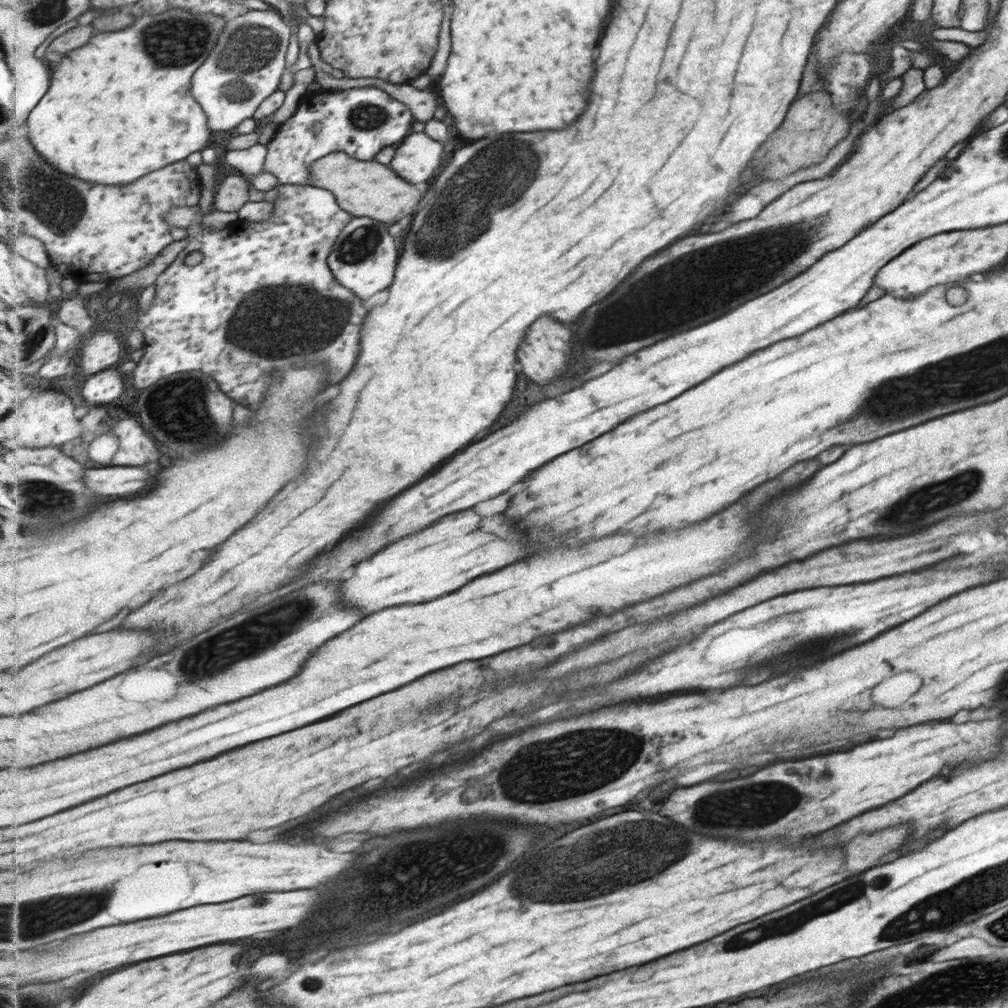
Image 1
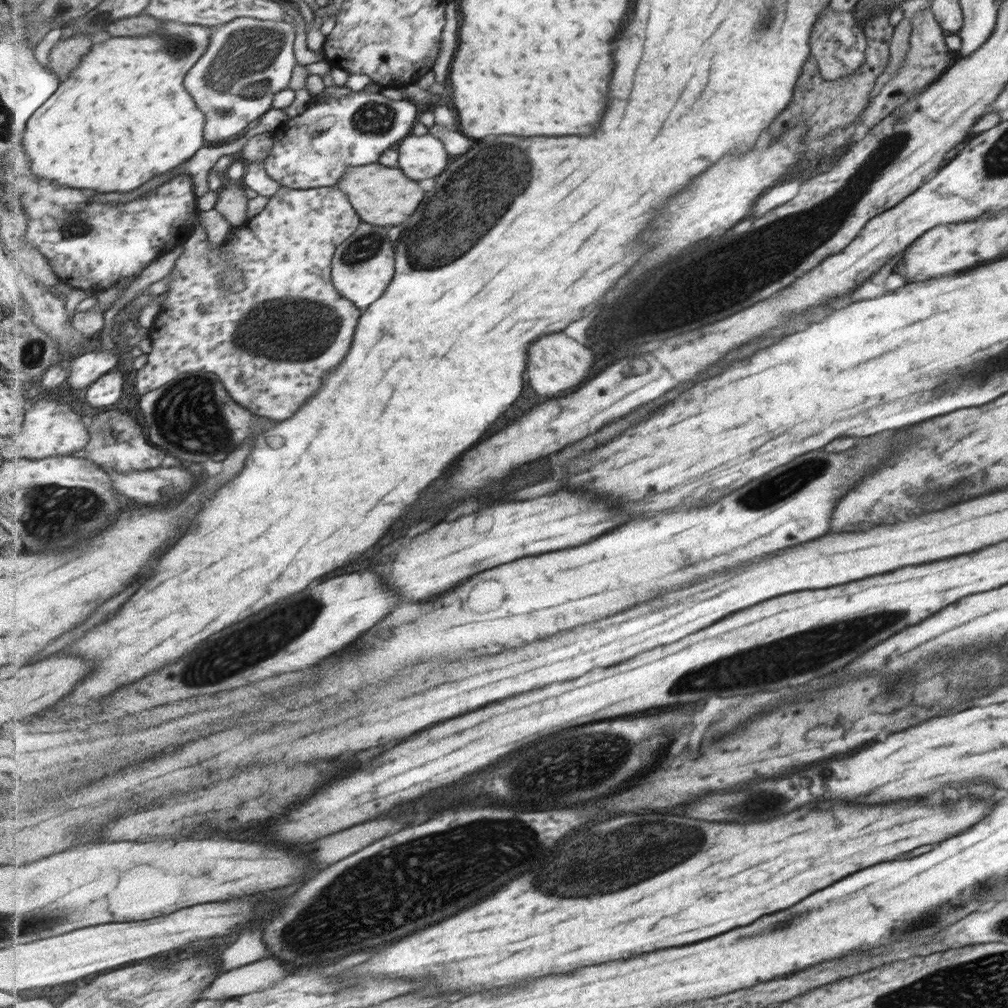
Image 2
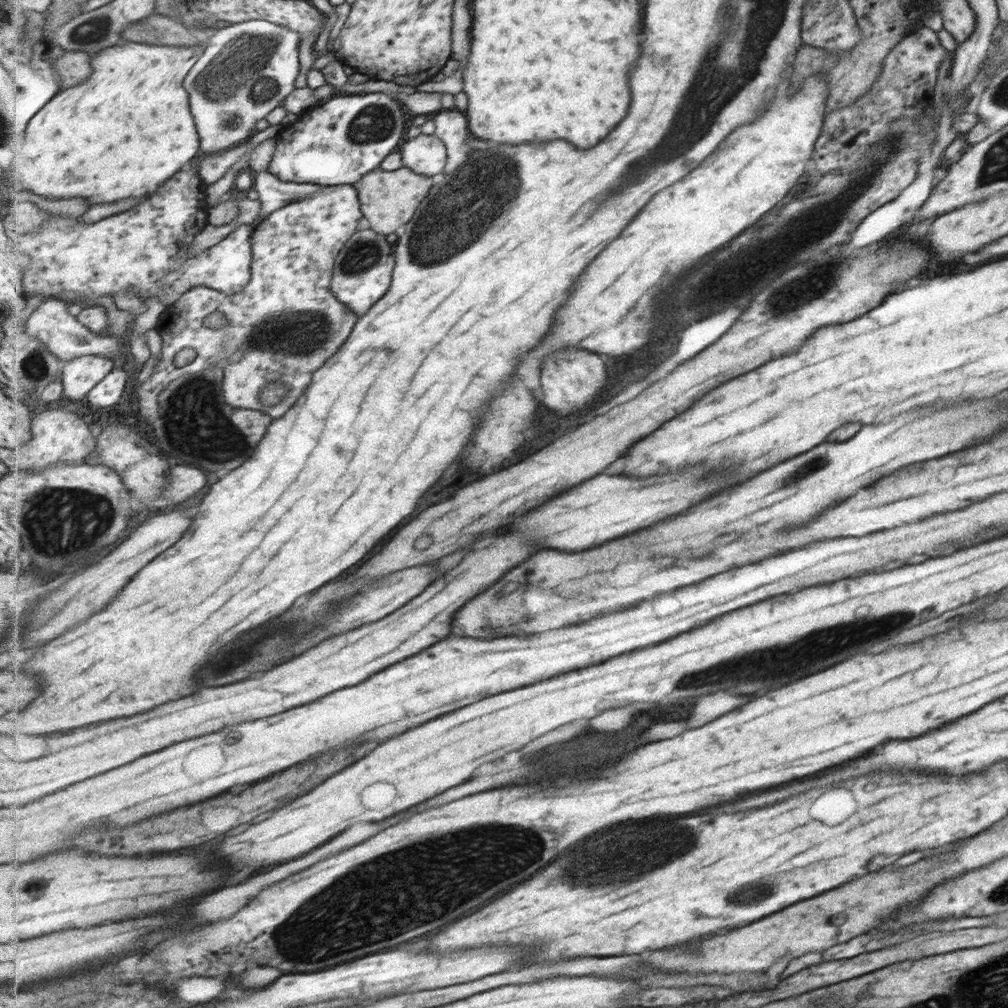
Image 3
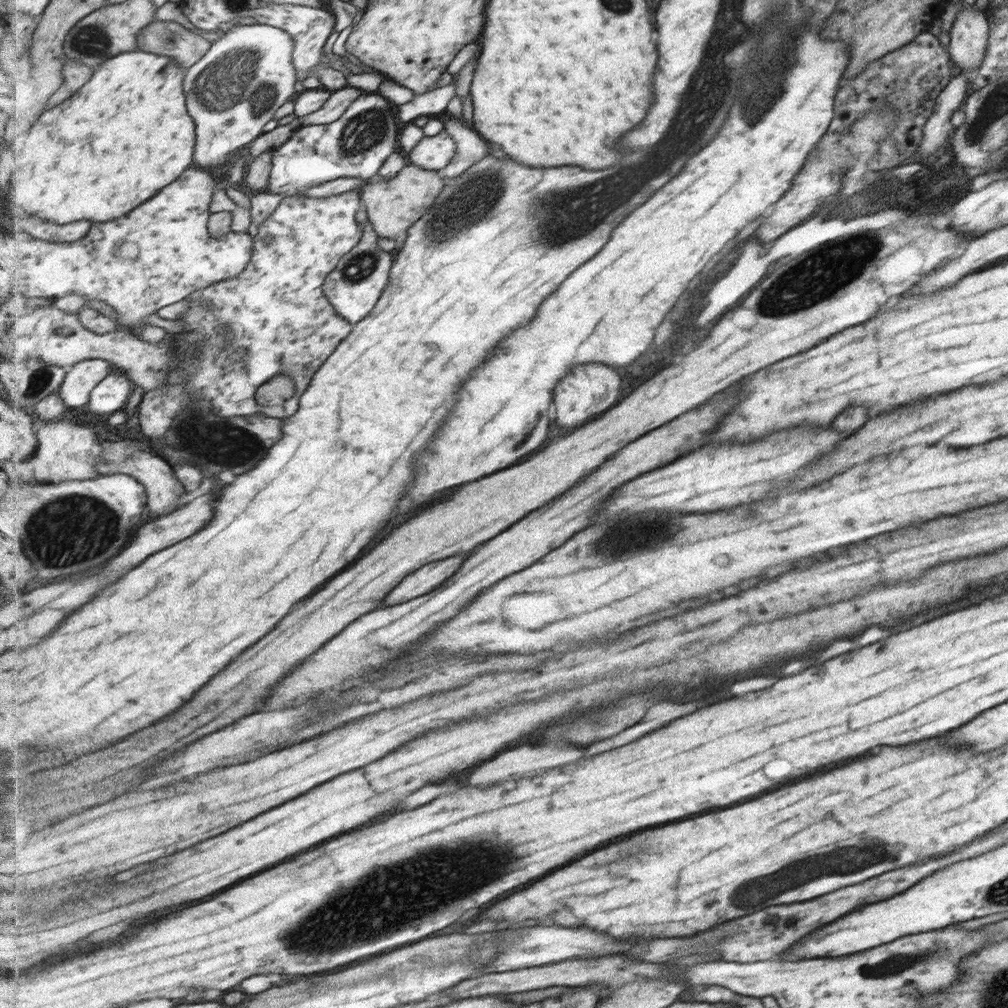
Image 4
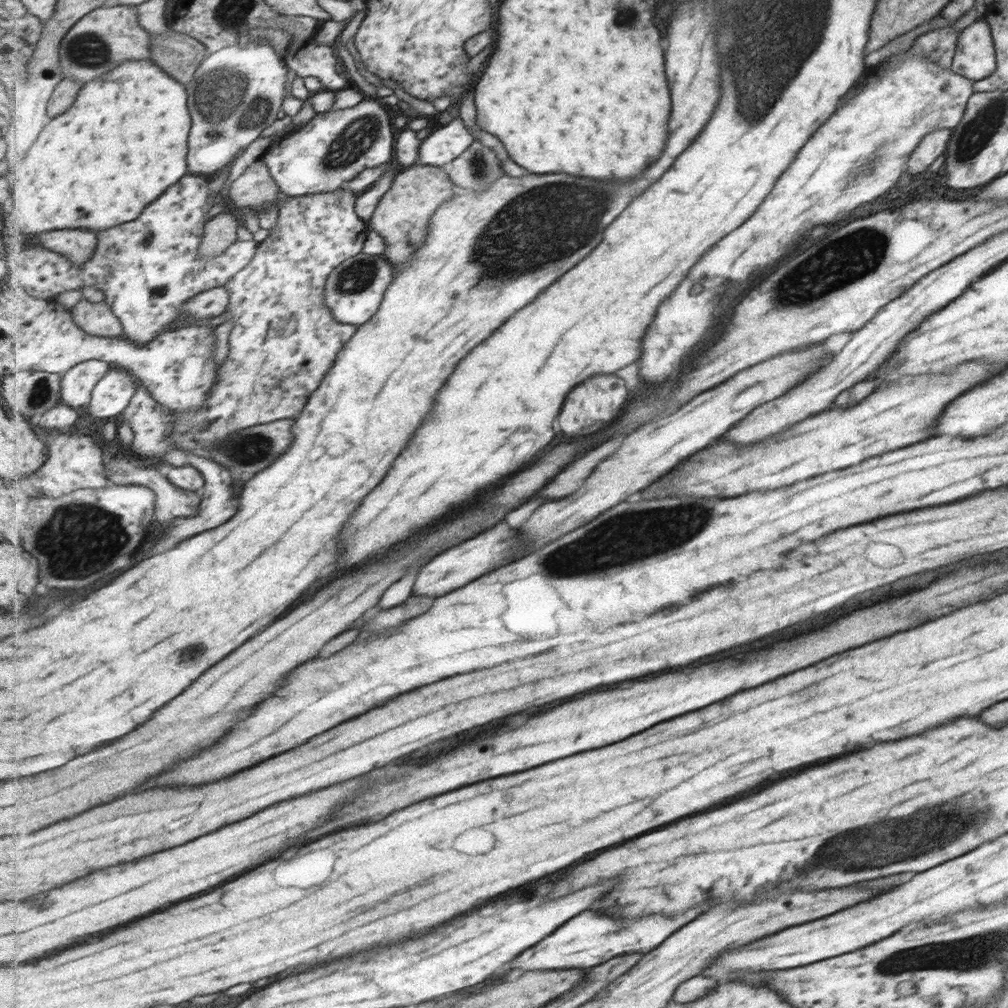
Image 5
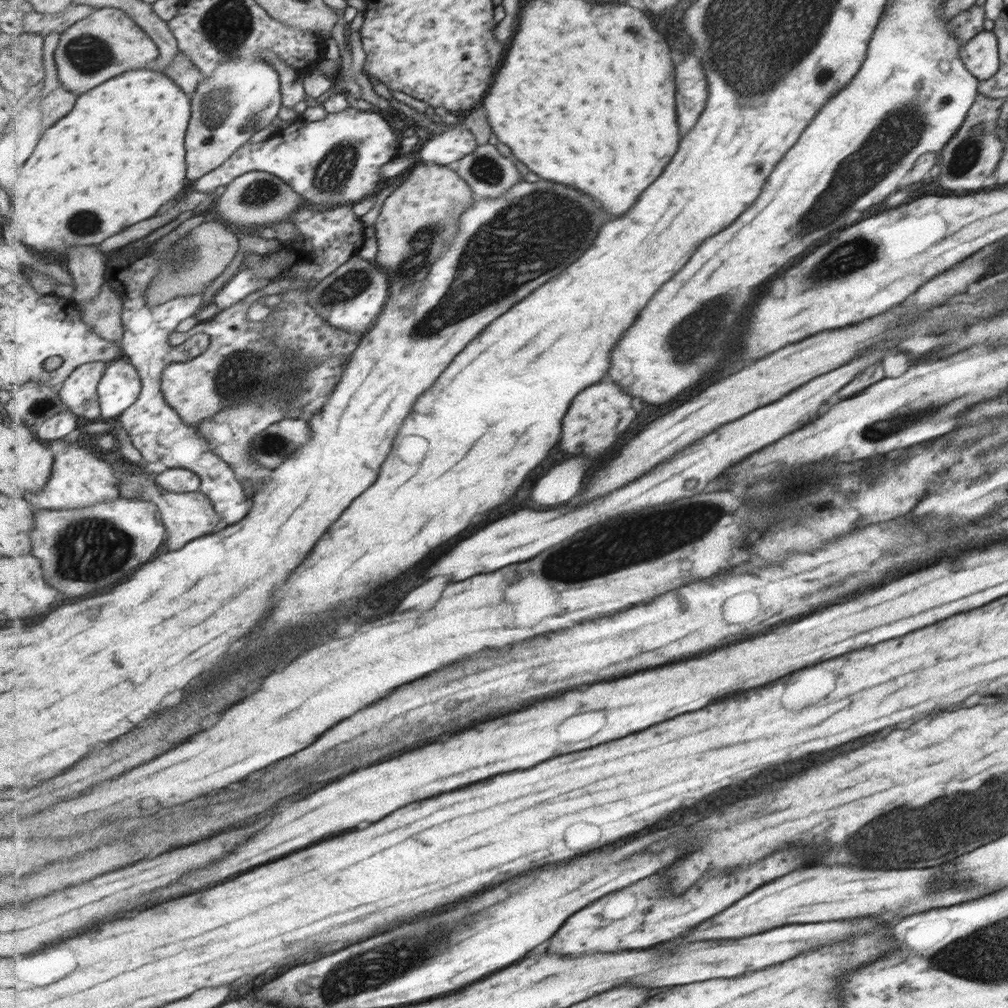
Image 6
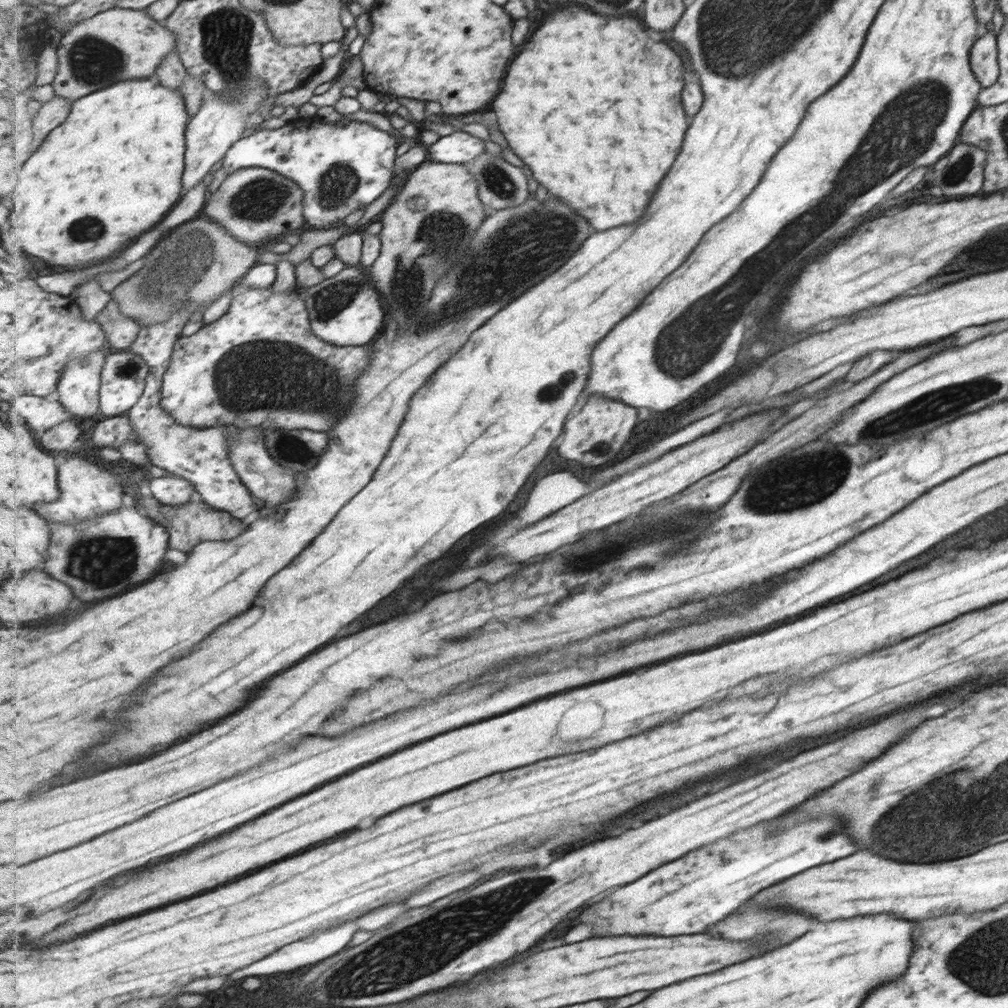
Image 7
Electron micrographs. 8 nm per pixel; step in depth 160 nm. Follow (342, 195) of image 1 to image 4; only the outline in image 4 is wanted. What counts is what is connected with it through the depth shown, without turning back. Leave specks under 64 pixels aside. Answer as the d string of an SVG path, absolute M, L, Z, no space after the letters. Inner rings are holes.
M409 163L395 178L385 180L381 176L374 176L360 190L362 200L366 205L369 222L383 238L390 238L403 244L408 238L407 232L427 210L433 206L435 198L445 188L445 180L439 176L439 172L433 169L421 168L419 165Z

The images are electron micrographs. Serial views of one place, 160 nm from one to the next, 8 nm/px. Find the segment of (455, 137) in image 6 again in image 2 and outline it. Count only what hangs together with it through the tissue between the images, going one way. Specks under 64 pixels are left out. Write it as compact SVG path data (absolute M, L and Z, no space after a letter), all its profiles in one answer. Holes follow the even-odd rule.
M431 133L408 136L398 148L399 168L413 180L439 176L449 166L449 152L445 143Z

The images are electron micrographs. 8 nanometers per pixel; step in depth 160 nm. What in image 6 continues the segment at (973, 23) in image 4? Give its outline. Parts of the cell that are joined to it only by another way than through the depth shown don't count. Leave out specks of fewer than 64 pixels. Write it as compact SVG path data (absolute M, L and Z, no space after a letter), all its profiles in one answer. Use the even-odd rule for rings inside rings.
M985 29L979 31L962 44L959 58L962 58L966 69L979 81L991 78L998 69L996 36Z

